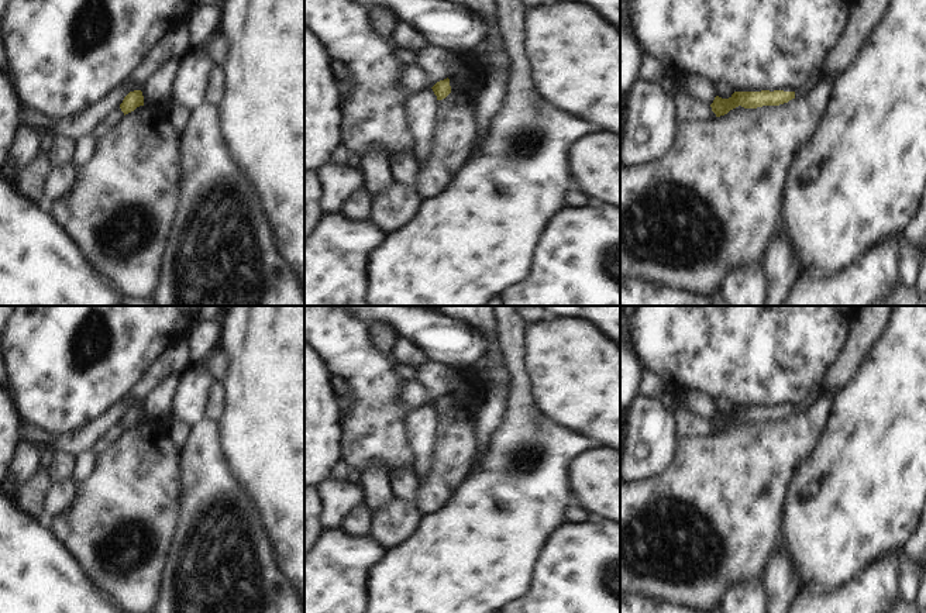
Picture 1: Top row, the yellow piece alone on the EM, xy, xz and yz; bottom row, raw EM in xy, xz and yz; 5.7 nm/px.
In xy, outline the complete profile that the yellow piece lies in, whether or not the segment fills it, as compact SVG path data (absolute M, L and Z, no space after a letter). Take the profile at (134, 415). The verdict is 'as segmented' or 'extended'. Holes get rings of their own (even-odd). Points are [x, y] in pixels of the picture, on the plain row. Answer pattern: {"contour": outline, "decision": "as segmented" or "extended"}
{"contour": "M141 406L130 407L120 420L121 427L125 430L134 427L137 423L144 421L144 411Z", "decision": "as segmented"}

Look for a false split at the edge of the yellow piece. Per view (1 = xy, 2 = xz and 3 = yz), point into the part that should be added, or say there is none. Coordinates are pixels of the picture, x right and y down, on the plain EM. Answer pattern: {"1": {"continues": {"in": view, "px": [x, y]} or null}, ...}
{"1": {"continues": null}, "2": {"continues": null}, "3": {"continues": null}}

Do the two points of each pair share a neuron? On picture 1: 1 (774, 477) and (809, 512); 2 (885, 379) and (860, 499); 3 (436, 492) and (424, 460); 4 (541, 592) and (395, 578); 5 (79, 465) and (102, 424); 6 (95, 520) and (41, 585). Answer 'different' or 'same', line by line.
1: different
2: same
3: different
4: different
5: different
6: different

